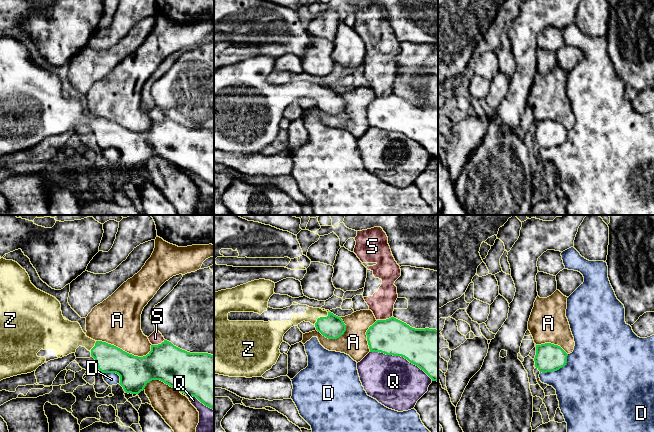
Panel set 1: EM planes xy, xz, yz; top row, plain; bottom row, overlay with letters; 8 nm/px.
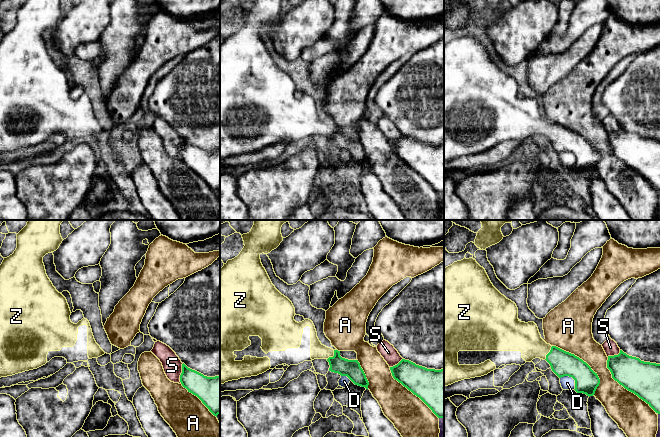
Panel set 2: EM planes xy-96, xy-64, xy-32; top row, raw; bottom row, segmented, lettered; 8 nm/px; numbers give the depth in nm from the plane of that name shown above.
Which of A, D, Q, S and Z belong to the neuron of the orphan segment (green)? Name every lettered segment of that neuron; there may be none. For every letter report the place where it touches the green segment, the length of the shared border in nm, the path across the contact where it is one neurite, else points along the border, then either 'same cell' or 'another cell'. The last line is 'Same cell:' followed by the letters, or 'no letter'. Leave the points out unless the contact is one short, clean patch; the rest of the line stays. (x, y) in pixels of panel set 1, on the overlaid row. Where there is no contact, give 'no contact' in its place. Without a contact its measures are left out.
A: xy (124, 351) | 460 nm | another cell
D: yz (557, 369) | 280 nm | another cell
Q: xz (401, 356) | 550 nm | another cell
S: xz (384, 320) | 130 nm | another cell
Z: xz (321, 317) | 160 nm | across xz (332, 327), (321, 317), (312, 314) | same cell
Same cell: Z

